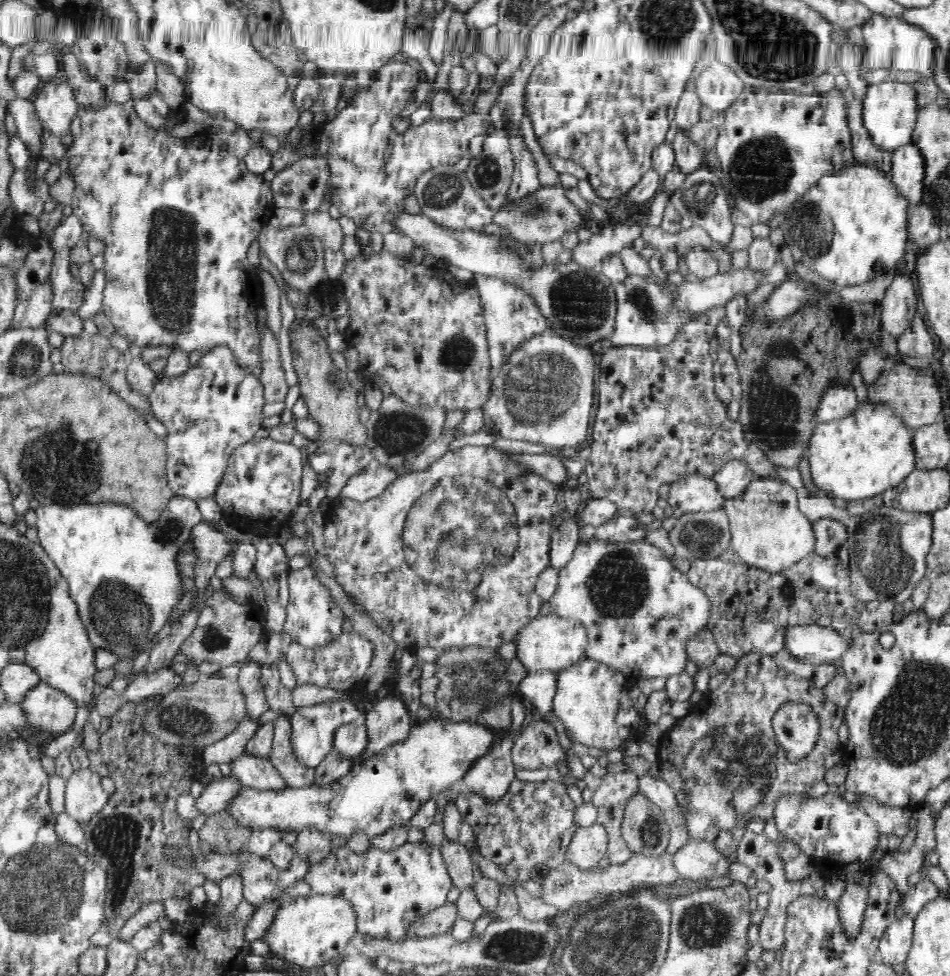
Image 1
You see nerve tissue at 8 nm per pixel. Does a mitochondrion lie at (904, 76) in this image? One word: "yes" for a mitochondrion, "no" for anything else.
no

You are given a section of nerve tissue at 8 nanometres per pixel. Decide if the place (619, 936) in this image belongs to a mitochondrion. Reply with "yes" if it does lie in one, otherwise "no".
yes

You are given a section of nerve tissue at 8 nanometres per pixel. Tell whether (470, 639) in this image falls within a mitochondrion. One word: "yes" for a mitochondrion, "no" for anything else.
yes

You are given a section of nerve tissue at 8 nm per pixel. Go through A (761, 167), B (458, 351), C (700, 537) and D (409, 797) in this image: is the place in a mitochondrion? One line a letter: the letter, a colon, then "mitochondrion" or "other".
A: mitochondrion
B: mitochondrion
C: mitochondrion
D: other

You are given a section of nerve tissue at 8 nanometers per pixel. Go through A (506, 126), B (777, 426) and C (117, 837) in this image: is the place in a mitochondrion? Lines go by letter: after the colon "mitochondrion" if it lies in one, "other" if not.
A: other
B: mitochondrion
C: mitochondrion

